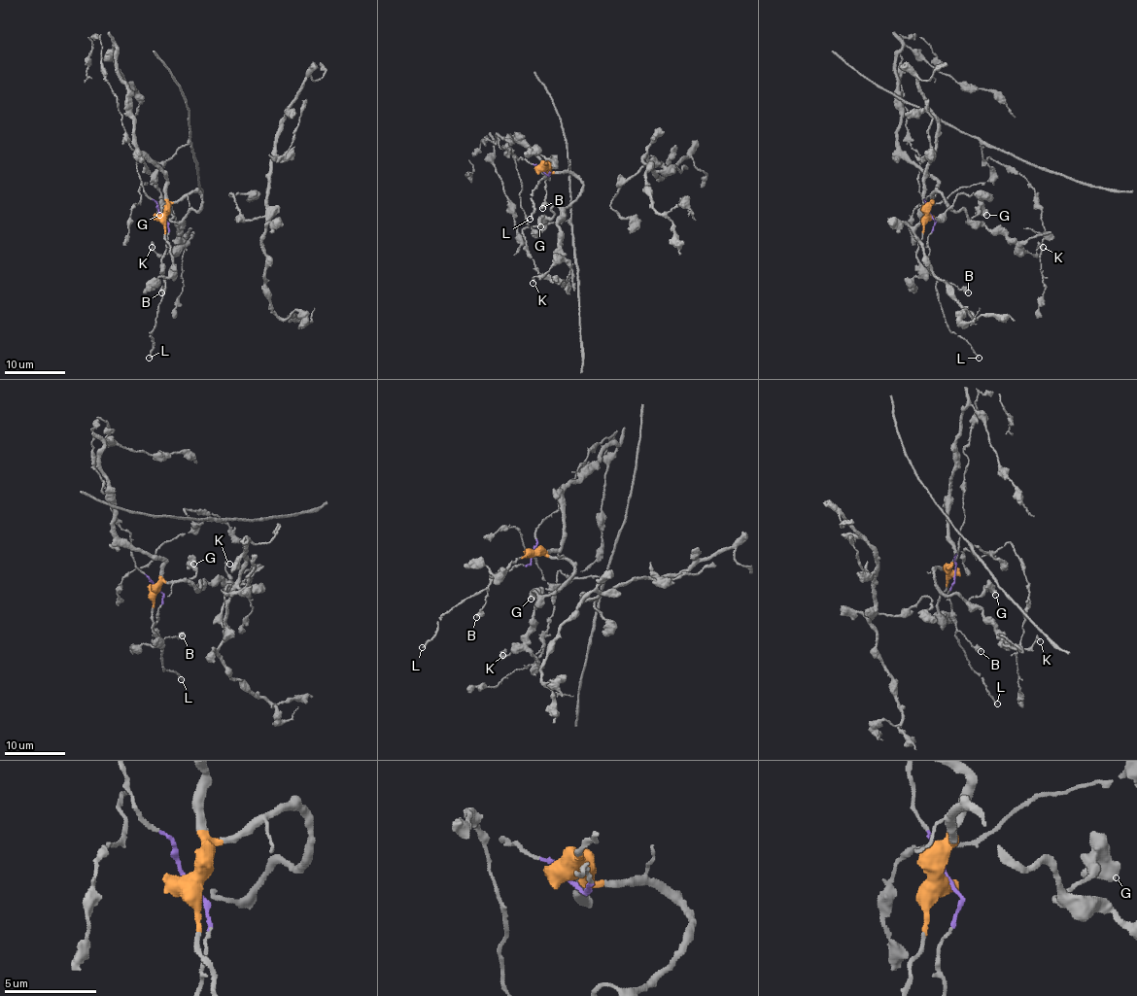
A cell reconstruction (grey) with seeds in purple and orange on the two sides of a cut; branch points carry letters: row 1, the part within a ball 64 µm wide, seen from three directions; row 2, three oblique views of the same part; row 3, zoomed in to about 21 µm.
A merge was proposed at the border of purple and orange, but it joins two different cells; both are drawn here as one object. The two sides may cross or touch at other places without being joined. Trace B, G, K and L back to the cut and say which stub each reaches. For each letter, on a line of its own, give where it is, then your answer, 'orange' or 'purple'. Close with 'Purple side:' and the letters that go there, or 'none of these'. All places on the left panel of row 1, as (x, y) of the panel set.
B: at (161, 292); purple
G: at (159, 215); orange
K: at (152, 247); orange
L: at (149, 358); purple
Purple side: B, L

